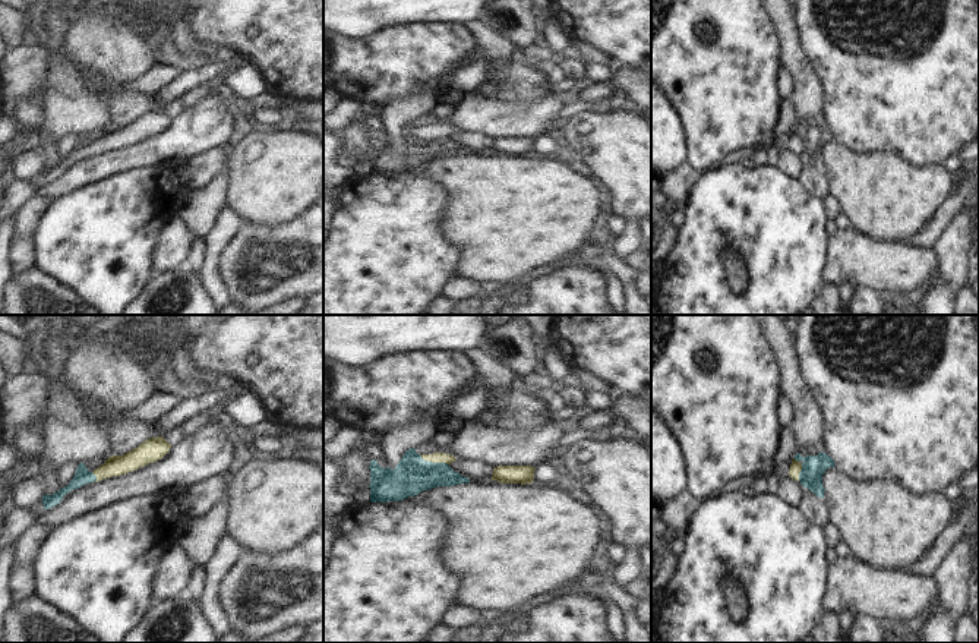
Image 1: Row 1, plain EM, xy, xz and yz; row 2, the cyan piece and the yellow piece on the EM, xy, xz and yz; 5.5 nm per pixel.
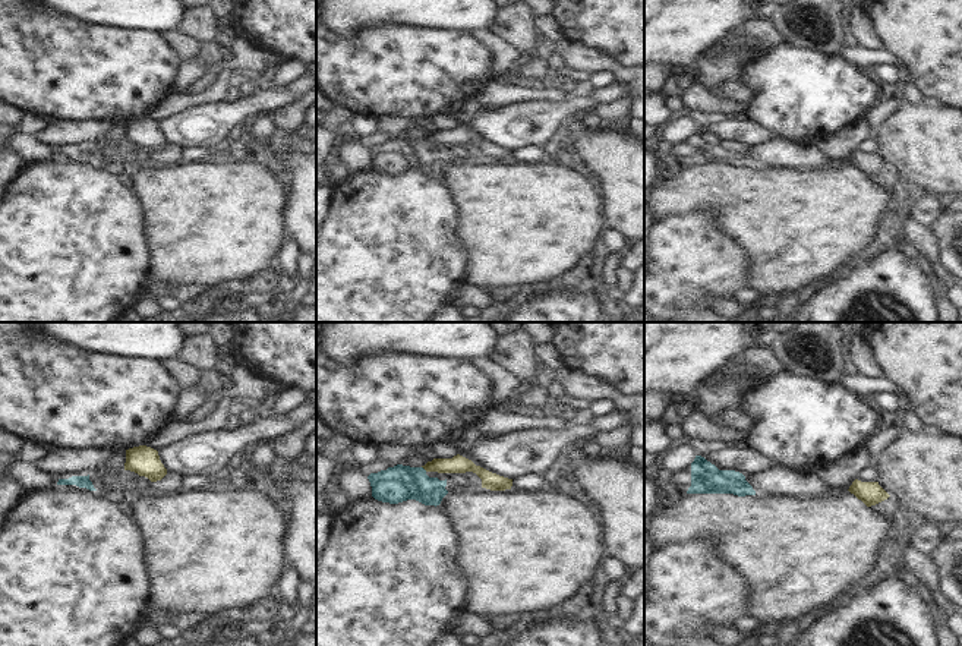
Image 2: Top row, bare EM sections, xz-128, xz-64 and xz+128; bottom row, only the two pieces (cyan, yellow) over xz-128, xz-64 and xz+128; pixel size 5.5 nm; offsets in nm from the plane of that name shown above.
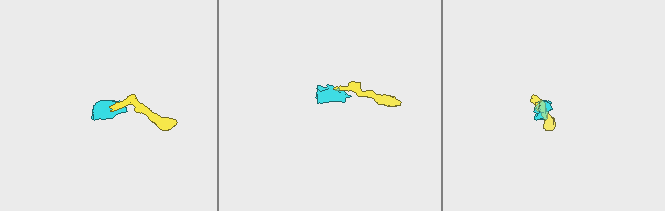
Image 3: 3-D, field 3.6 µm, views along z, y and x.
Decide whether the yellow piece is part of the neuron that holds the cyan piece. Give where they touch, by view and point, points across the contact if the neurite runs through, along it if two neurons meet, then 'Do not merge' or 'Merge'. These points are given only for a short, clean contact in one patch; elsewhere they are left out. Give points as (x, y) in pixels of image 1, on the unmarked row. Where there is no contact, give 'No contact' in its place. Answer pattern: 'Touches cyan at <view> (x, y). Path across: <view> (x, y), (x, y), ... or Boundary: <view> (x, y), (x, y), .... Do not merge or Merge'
Touches cyan at xz (433, 135). Path across: xz (413, 147), (425, 144), (433, 135), (436, 129). Merge

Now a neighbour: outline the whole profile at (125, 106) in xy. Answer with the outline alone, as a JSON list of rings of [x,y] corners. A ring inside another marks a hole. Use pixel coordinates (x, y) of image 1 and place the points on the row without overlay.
[[[126,88],[111,94],[98,94],[108,105],[113,127],[123,127],[143,113],[152,110],[154,97],[146,92],[129,91]]]

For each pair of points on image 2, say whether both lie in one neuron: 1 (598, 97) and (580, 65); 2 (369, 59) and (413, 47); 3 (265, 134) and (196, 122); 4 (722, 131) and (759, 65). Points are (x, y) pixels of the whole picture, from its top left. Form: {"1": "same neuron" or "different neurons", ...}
{"1": "different neurons", "2": "same neuron", "3": "different neurons", "4": "different neurons"}

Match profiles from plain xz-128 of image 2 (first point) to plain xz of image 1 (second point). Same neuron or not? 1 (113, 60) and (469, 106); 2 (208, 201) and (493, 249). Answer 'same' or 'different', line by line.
1: different
2: same

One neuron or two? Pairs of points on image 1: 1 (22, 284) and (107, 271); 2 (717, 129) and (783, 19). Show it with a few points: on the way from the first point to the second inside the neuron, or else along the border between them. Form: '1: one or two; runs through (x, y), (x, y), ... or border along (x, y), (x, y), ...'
1: two; border along (34, 265), (82, 299)
2: two; border along (769, 15), (780, 38), (782, 62)

